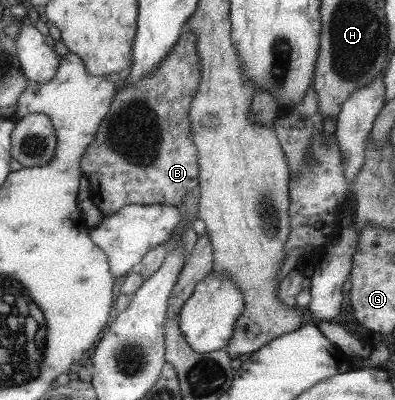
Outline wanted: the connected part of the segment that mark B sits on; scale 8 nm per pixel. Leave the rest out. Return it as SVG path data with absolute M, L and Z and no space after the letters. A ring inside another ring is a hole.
M193 31L182 32L175 48L160 66L130 86L117 88L108 114L99 124L94 142L80 160L81 174L90 184L90 196L106 218L128 203L138 205L167 204L179 207L182 200L198 186L200 170L198 150L190 131L190 104L198 92L202 73L200 58L195 50L196 36Z

